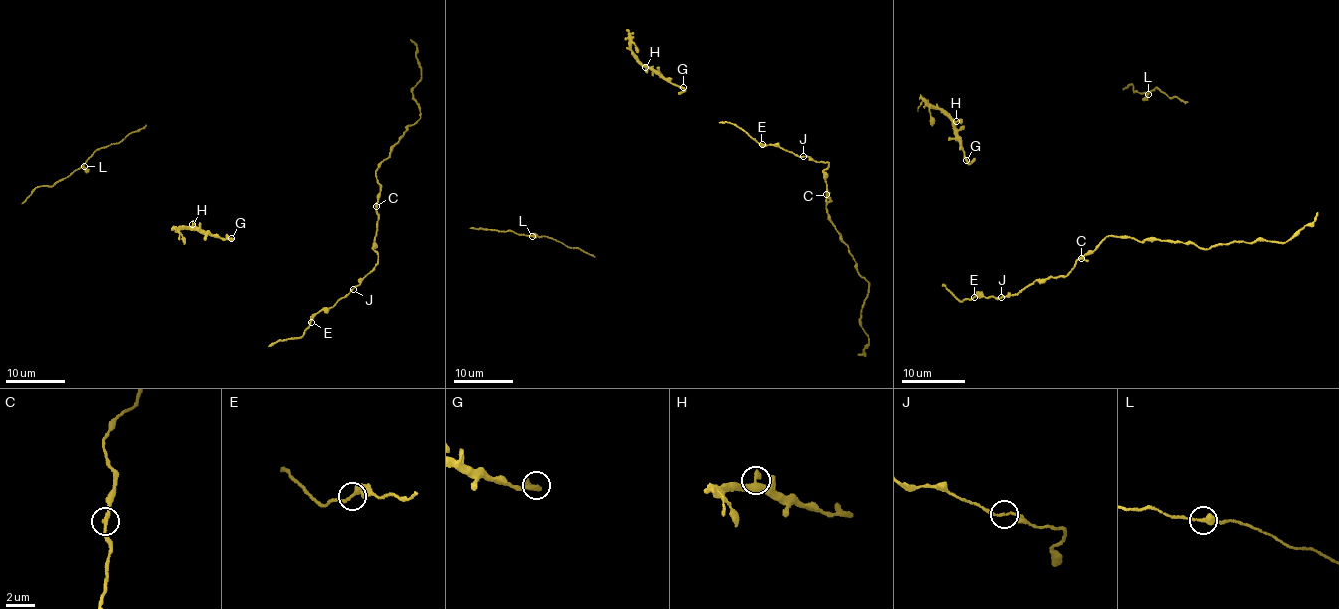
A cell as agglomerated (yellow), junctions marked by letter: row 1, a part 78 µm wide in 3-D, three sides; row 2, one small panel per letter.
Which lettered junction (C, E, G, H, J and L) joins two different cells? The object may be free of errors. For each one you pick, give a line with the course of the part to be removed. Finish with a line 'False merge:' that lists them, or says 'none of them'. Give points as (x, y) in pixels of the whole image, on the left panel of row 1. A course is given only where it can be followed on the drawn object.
C: (377, 205), (377, 164), (420, 116), (416, 99), (412, 98), (420, 65), (411, 39)
False merge: C

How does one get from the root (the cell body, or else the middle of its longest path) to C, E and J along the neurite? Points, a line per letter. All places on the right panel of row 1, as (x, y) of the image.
C: (954, 296), (961, 301), (979, 293), (985, 298), (1005, 297), (1035, 279), (1065, 276), (1081, 258)
E: (954, 296), (961, 301), (974, 297)
J: (954, 296), (961, 301), (979, 293), (985, 298), (1002, 297)

